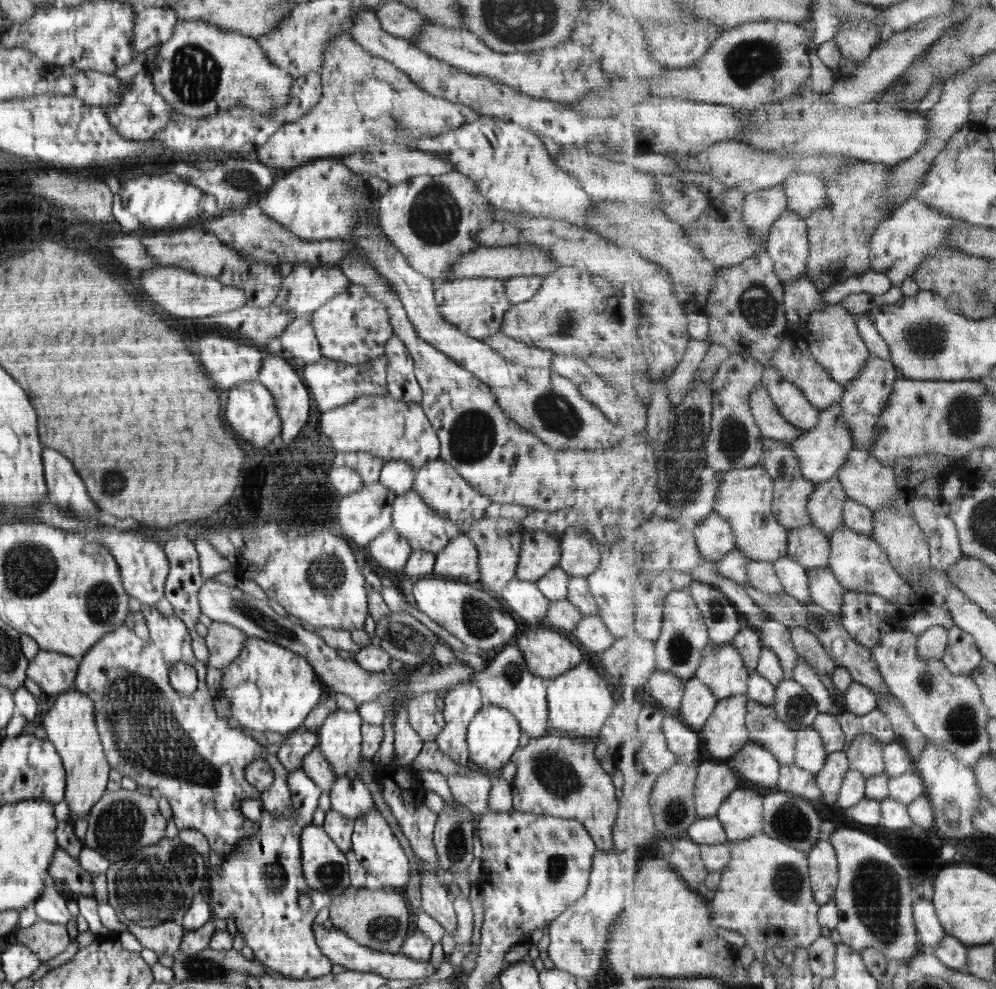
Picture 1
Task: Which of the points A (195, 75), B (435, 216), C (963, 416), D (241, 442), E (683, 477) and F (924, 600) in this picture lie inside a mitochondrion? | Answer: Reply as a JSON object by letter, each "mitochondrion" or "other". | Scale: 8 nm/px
{"A":"mitochondrion","B":"mitochondrion","C":"mitochondrion","D":"other","E":"mitochondrion","F":"other"}

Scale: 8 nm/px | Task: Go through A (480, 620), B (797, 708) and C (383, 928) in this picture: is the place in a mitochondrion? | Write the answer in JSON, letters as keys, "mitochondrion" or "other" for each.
{"A":"mitochondrion","B":"mitochondrion","C":"mitochondrion"}

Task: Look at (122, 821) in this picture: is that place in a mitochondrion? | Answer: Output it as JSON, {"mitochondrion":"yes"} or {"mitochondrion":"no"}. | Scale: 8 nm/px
{"mitochondrion":"yes"}

